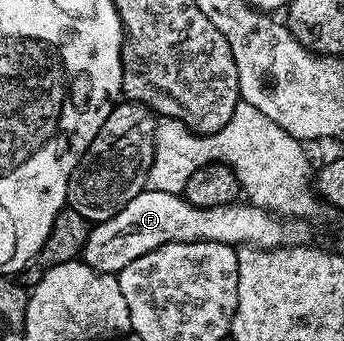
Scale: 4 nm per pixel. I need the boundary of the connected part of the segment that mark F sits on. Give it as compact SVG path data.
M147 187L140 195L136 195L136 199L132 199L132 203L112 215L112 219L91 224L80 257L96 272L116 275L121 269L128 267L128 263L140 259L140 255L148 255L148 251L156 251L156 247L164 247L173 241L215 241L235 247L254 245L258 249L281 249L283 245L293 245L299 240L297 227L299 228L297 224L249 203L235 203L224 207L196 207L188 203L185 196Z

